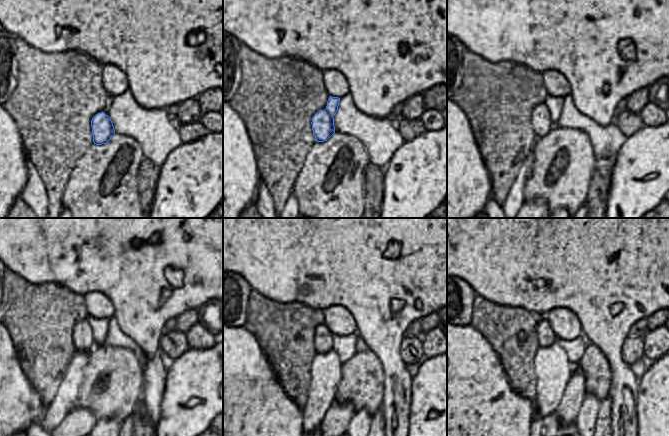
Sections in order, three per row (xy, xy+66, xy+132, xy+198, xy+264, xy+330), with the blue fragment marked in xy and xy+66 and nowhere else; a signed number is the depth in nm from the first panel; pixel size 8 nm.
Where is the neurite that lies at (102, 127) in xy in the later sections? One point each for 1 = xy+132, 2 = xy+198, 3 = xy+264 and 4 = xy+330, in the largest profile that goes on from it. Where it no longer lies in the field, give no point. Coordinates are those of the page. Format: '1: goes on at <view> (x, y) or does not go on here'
1: goes on at xy+132 (541, 119)
2: goes on at xy+198 (103, 332)
3: goes on at xy+264 (324, 338)
4: goes on at xy+330 (546, 336)

